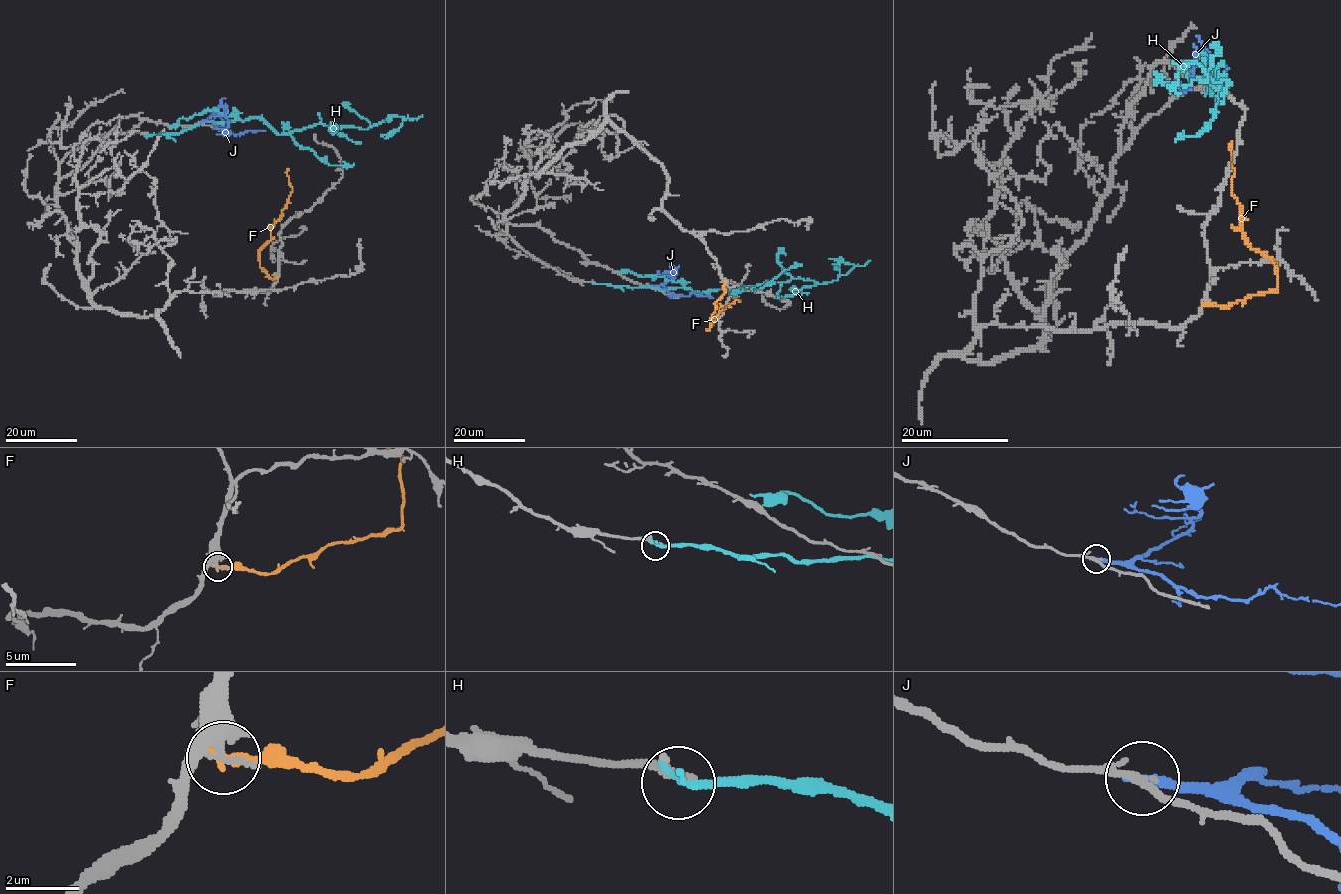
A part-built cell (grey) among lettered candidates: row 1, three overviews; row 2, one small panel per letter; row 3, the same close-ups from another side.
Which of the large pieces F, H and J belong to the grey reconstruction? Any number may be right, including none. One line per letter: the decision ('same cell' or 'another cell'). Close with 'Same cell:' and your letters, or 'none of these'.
F: another cell
H: another cell
J: another cell
Same cell: none of these

